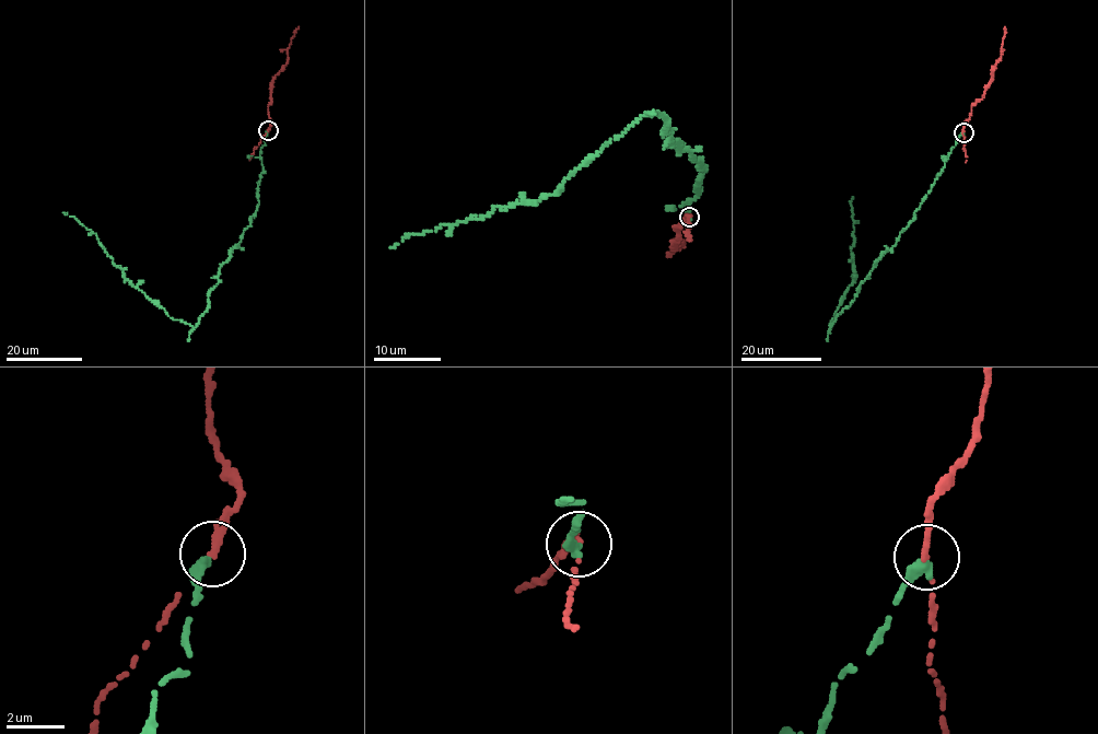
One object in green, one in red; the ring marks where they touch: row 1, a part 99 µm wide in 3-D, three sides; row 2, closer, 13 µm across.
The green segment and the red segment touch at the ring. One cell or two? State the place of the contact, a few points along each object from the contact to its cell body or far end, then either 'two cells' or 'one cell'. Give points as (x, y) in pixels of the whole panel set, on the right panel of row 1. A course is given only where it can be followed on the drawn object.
(964, 132) | green via (962, 132), (914, 218), (895, 245), (875, 261), (832, 327), (853, 280), (853, 196) | red via (962, 131), (973, 104), (981, 98), (1001, 58), (1004, 26) | two cells

